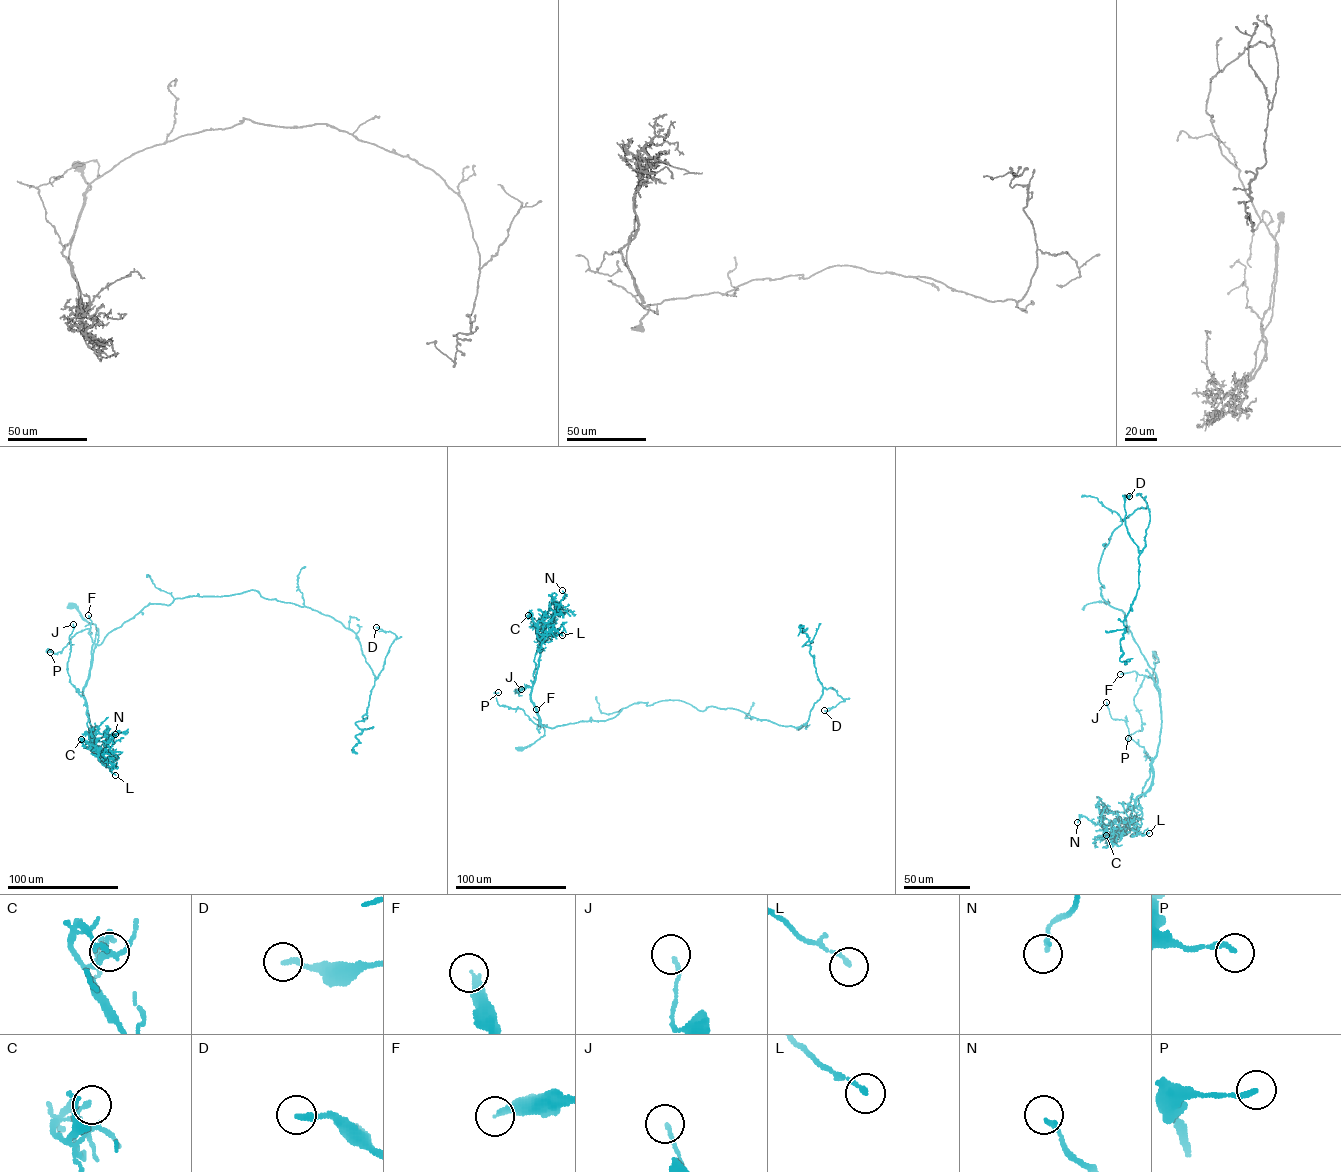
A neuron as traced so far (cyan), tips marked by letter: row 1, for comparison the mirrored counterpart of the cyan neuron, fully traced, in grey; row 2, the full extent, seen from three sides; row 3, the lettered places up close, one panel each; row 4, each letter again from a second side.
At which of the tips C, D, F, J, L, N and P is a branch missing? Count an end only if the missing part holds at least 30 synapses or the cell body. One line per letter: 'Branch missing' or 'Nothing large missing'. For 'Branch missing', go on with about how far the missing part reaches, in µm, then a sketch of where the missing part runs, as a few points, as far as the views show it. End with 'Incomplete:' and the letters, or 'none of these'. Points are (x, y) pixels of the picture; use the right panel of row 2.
C: Nothing large missing
D: Nothing large missing
F: Nothing large missing
J: Nothing large missing
L: Nothing large missing
N: Nothing large missing
P: Nothing large missing
Incomplete: none of these

